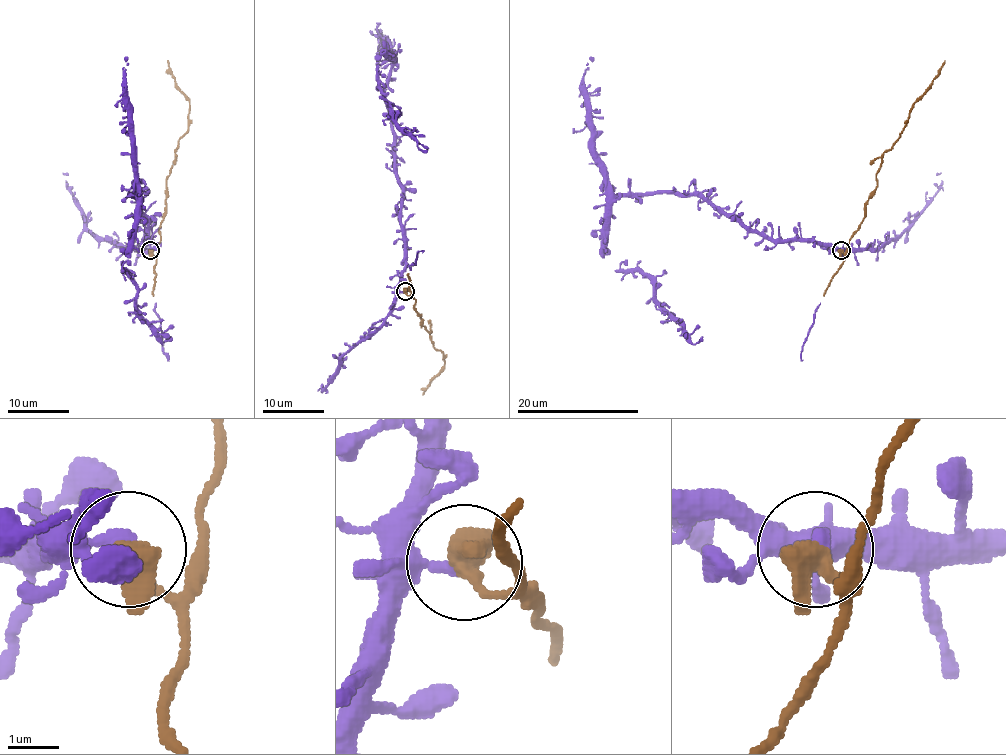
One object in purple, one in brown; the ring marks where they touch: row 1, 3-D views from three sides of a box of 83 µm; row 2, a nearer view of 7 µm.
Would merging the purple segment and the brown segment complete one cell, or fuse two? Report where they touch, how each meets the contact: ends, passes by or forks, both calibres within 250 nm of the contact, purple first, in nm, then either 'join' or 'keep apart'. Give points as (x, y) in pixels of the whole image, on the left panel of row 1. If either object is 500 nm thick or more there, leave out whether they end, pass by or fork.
place (150, 250); purple ends; brown passes by; calibres 280 and 440 nm; join

